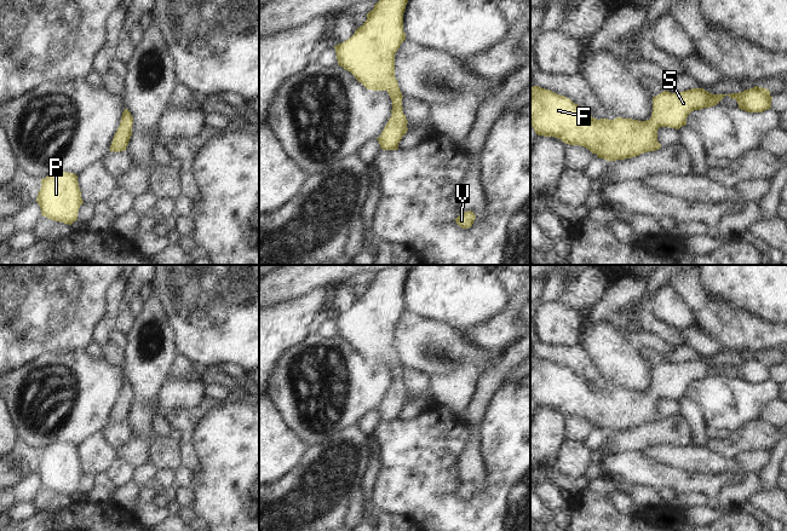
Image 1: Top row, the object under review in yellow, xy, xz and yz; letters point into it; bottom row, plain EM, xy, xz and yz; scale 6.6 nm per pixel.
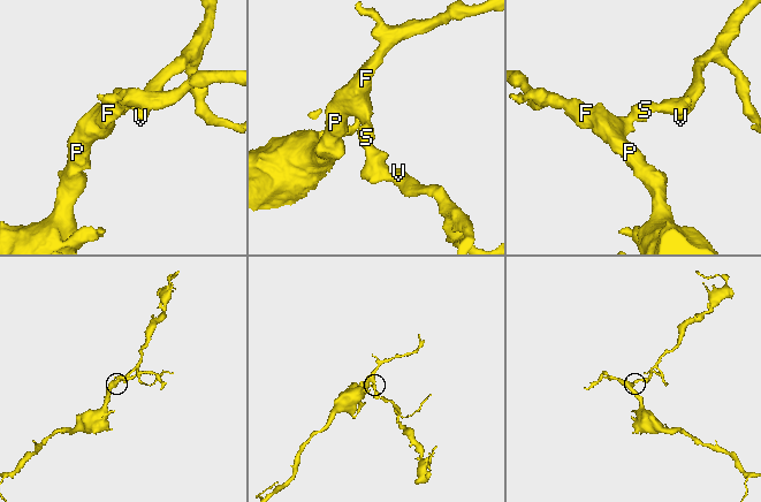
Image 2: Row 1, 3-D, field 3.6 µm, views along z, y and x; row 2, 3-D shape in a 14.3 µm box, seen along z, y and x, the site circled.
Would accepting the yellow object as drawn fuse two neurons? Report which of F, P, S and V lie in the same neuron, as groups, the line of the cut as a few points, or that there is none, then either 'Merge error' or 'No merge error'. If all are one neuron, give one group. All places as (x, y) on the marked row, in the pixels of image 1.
Groups: F P S V. No split. No merge error

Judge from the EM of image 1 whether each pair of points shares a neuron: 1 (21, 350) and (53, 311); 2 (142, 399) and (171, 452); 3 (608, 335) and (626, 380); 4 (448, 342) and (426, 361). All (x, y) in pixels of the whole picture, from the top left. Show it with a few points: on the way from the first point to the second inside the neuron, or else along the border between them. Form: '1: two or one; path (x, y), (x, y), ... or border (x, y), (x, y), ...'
1: one; path (24, 340), (44, 321)
2: one; path (142, 414), (142, 427), (156, 442)
3: one; path (608, 346), (612, 356), (625, 369)
4: one; path (443, 347), (440, 347), (431, 356)

